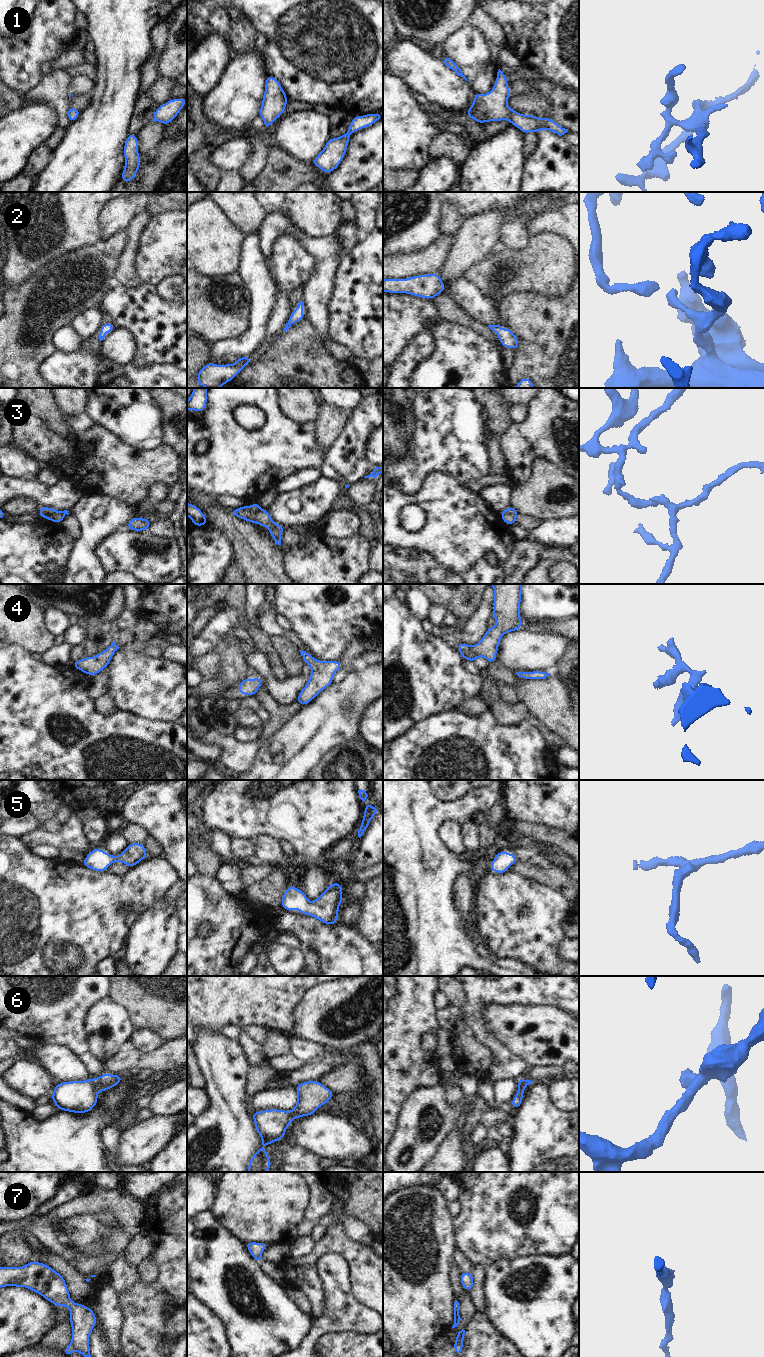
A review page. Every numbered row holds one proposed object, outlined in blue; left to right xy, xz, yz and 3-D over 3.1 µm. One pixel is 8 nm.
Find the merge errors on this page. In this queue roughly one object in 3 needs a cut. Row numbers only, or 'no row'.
3, 6

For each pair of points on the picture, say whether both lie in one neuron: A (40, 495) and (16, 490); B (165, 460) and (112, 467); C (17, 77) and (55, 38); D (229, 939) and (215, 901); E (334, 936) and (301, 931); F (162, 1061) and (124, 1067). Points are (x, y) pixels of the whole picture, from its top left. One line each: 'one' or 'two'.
A: one
B: one
C: one
D: one
E: one
F: one

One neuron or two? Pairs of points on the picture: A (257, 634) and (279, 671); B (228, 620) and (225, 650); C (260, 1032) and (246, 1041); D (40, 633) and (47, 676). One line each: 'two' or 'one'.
A: one
B: two
C: one
D: two

